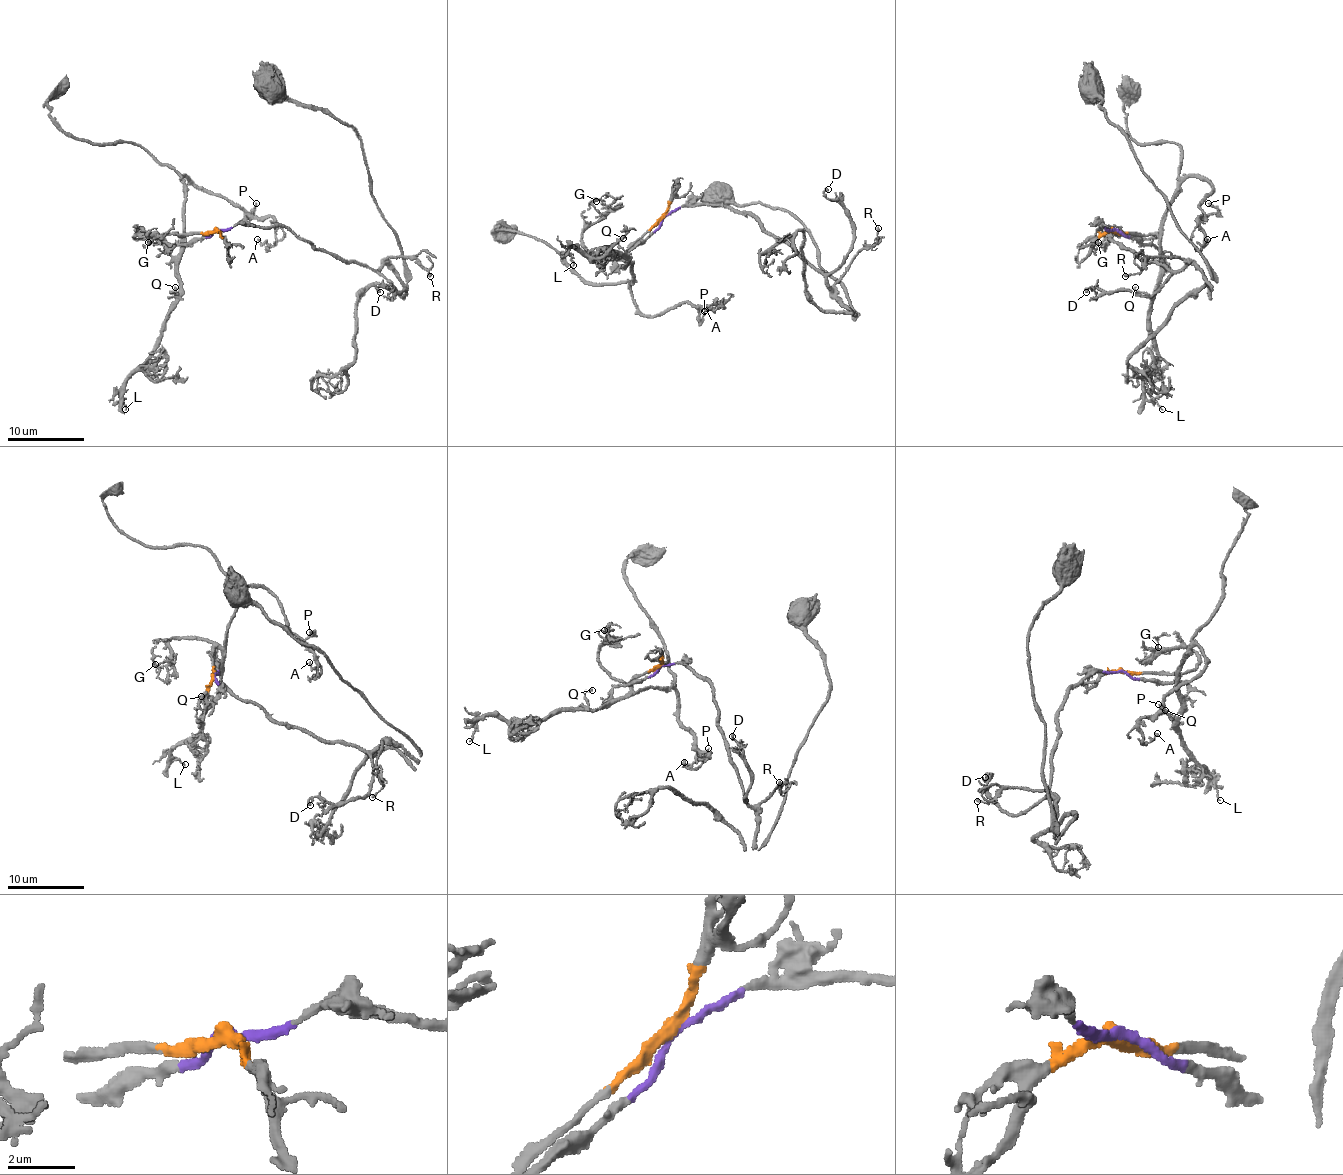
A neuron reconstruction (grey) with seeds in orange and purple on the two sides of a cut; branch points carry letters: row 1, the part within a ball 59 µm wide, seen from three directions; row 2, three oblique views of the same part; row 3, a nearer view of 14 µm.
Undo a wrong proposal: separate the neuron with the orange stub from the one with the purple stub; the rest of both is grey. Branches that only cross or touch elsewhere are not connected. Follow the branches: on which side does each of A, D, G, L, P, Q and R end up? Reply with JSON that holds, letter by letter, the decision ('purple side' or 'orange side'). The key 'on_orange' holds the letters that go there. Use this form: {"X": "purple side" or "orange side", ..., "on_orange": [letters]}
{"A": "orange side", "D": "purple side", "G": "orange side", "L": "orange side", "P": "orange side", "Q": "orange side", "R": "purple side", "on_orange": ["A", "G", "L", "P", "Q"]}

